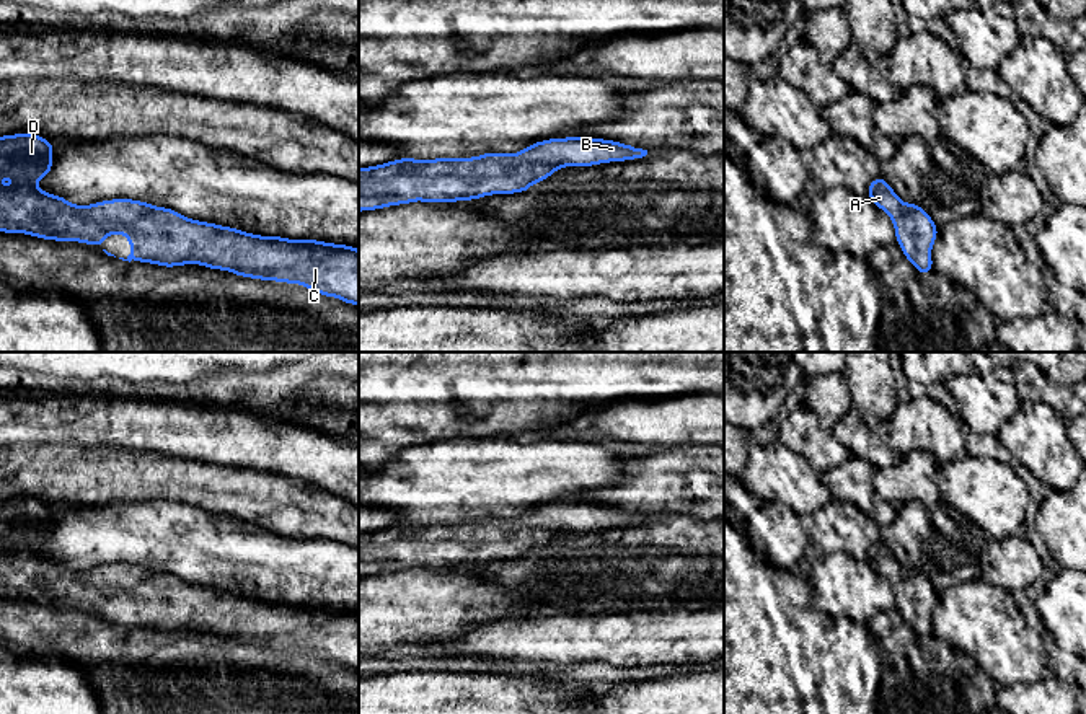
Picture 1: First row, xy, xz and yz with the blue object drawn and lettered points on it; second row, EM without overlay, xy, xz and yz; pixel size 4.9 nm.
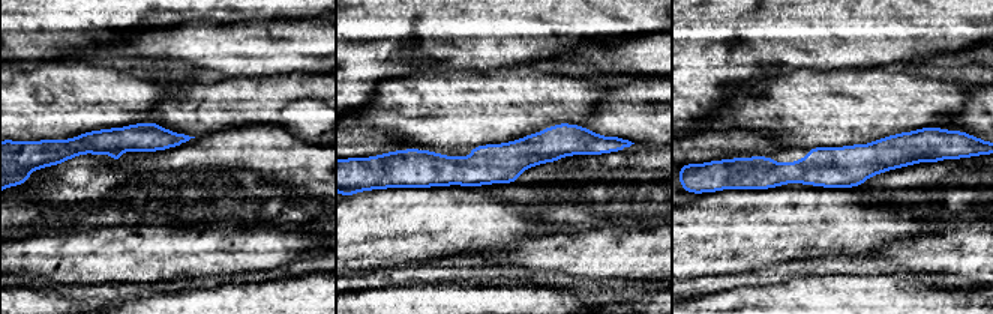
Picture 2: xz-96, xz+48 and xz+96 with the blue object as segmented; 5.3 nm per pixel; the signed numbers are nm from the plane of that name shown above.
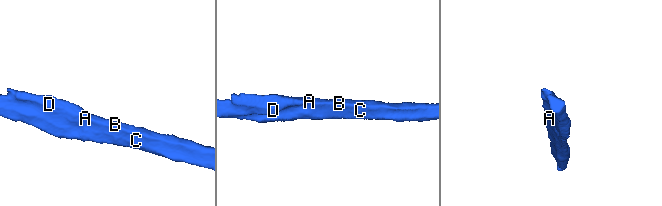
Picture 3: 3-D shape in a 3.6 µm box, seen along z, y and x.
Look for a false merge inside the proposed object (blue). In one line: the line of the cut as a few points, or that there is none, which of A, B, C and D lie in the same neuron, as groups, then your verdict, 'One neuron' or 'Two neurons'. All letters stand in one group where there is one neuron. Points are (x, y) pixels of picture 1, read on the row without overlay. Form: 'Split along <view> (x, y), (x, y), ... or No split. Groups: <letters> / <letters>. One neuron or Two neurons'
No split. Groups: A B C D. One neuron

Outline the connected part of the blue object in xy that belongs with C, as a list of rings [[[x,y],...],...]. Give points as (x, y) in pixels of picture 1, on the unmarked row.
[[[11,499],[0,502],[0,543],[15,543],[15,551],[0,549],[0,597],[24,598],[52,606],[77,606],[103,615],[99,610],[113,598],[126,600],[132,611],[122,626],[176,632],[199,629],[207,634],[233,637],[238,642],[303,650],[323,662],[338,662],[359,672],[359,615],[349,610],[320,605],[289,605],[261,602],[233,592],[199,587],[166,572],[143,566],[116,562],[91,571],[70,569],[62,561],[44,558],[34,551],[46,543],[54,528],[54,509],[38,499]]]

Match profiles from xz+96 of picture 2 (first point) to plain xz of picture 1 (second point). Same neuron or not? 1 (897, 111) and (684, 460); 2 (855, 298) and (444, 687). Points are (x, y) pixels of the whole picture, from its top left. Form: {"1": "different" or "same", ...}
{"1": "different", "2": "same"}

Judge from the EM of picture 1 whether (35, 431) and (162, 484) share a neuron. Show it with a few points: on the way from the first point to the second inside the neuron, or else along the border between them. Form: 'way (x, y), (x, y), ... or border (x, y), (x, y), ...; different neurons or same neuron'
border (98, 444), (39, 442), (35, 445); different neurons

